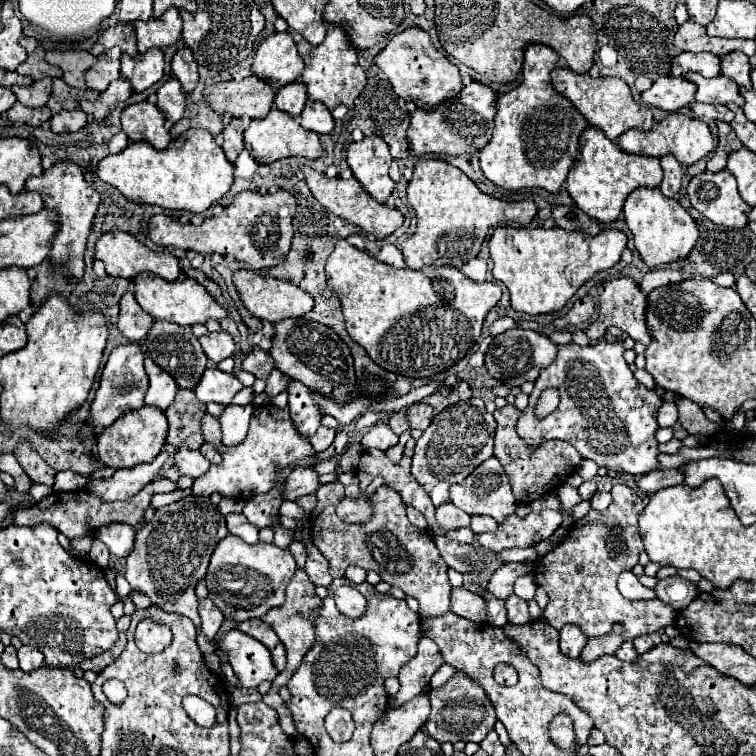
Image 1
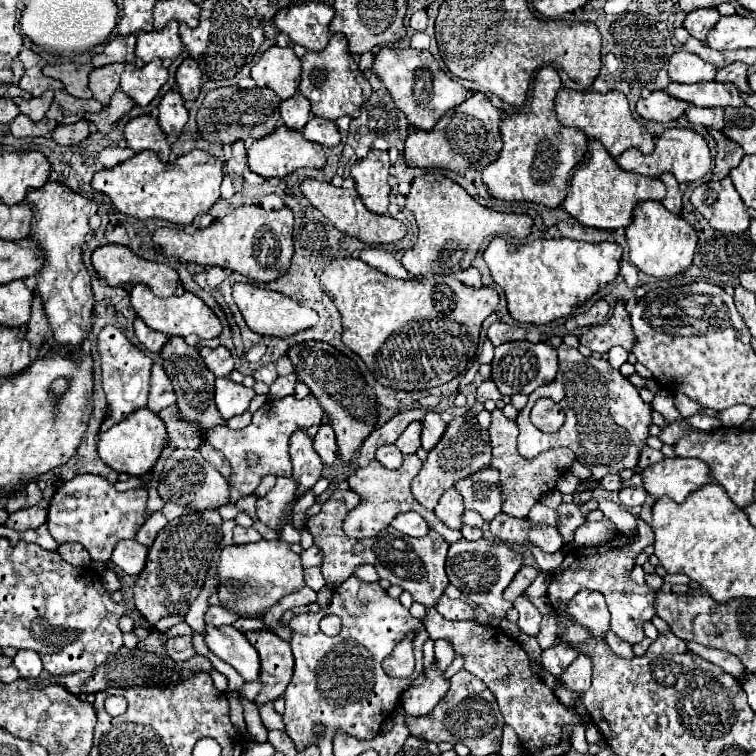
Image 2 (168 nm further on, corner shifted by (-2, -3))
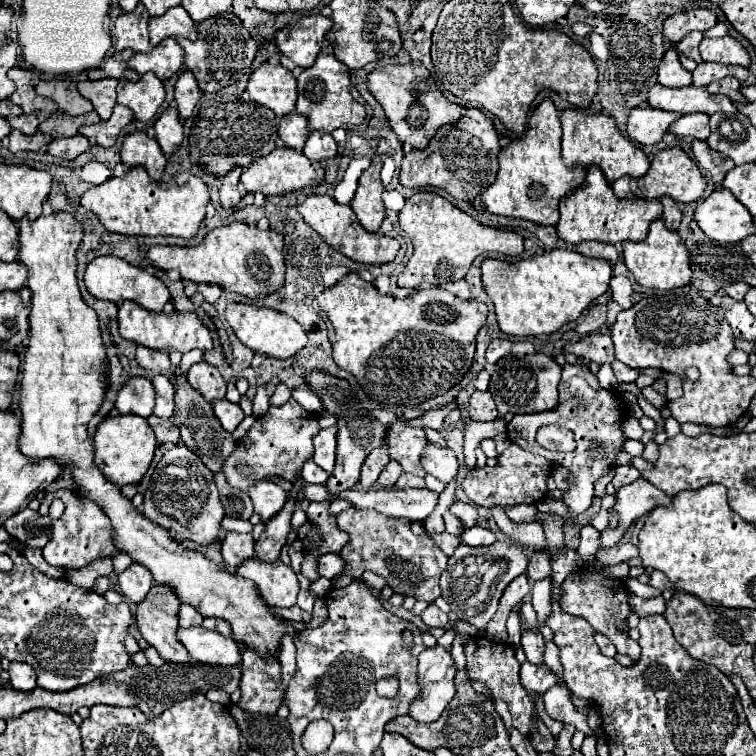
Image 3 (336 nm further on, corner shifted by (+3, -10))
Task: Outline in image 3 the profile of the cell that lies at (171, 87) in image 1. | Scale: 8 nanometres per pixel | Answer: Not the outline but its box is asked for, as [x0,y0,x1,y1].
[153,107,183,153]

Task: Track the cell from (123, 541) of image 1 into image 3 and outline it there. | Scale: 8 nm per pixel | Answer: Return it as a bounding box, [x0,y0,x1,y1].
[119,563,153,603]

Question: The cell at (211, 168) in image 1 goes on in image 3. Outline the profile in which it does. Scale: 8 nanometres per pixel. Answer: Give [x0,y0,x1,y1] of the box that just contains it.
[81,167,209,239]

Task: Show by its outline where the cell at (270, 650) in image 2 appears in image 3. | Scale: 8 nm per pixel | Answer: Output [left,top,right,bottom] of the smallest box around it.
[237,647,283,715]

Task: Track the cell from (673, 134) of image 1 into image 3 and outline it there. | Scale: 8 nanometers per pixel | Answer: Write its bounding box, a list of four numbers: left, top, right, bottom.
[611,145,707,203]

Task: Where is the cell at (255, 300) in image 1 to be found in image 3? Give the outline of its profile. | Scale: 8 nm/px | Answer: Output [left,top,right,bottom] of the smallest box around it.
[225,303,307,359]

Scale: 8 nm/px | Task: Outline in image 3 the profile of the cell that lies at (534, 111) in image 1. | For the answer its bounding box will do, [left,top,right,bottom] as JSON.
[481,99,583,225]

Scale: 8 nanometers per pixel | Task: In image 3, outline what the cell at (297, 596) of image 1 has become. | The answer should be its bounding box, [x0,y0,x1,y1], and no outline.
[275,605,311,619]

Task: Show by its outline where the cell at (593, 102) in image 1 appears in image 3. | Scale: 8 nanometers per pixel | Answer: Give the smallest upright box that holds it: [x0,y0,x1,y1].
[561,109,649,183]

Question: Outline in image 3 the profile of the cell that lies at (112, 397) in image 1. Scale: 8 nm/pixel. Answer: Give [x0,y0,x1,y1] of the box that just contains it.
[115,377,155,417]

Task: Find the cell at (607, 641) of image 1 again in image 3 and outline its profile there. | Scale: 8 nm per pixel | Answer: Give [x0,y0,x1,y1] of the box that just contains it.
[543,683,592,735]

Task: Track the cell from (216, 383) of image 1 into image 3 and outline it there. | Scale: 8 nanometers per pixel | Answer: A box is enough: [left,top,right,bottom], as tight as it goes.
[213,399,245,433]

